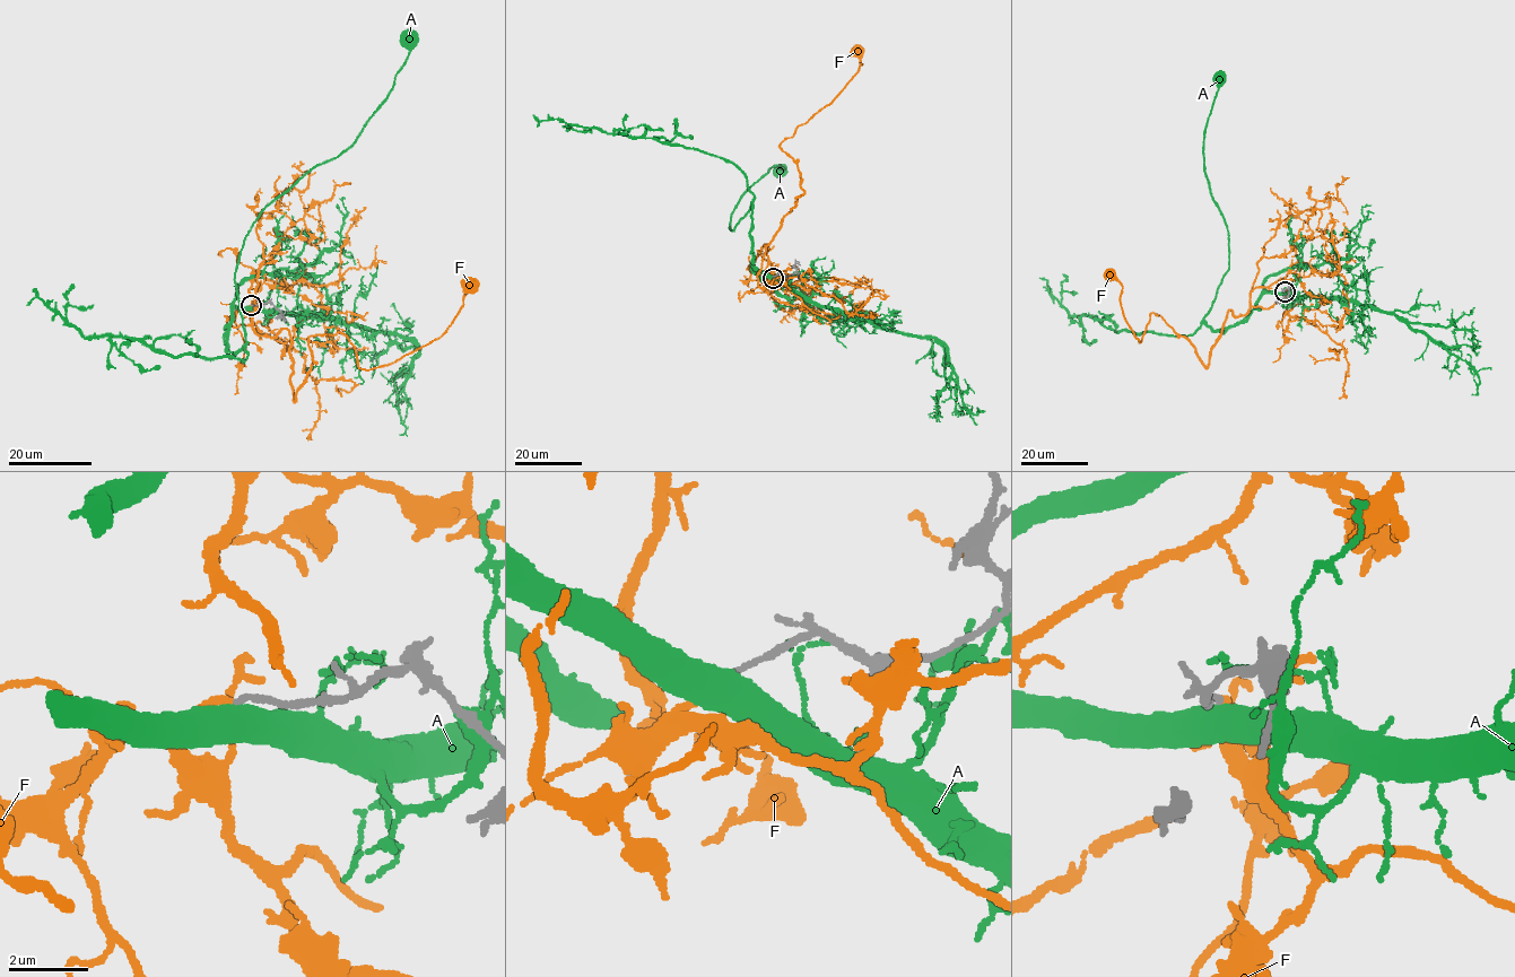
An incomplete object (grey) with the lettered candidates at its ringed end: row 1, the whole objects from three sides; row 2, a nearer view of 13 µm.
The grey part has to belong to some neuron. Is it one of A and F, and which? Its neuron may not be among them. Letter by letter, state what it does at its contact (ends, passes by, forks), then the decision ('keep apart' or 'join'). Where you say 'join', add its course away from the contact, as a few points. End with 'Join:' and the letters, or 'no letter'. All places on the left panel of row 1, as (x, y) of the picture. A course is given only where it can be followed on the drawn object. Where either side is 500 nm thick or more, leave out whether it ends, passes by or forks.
A: keep apart
F: it ends; join; course (251, 306), (227, 322), (288, 331), (295, 401), (310, 336), (388, 365), (470, 286)
Join: F

